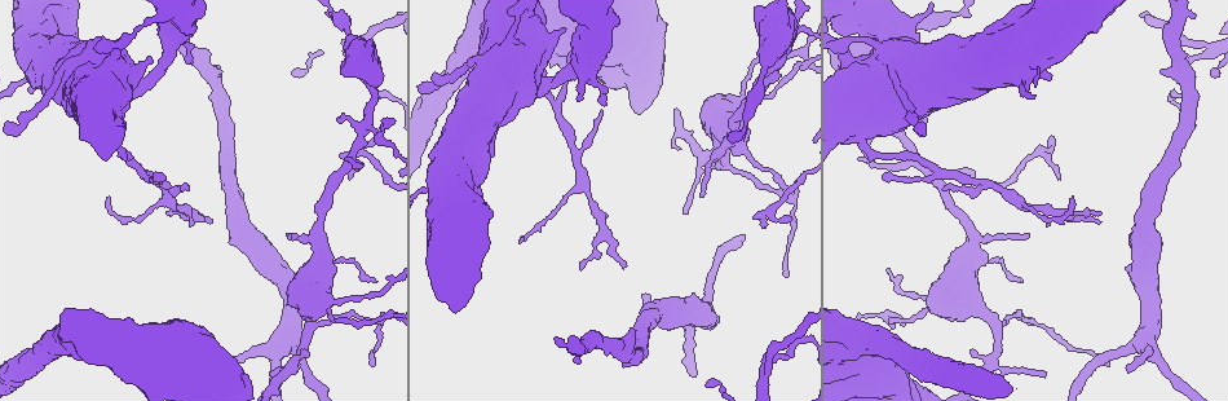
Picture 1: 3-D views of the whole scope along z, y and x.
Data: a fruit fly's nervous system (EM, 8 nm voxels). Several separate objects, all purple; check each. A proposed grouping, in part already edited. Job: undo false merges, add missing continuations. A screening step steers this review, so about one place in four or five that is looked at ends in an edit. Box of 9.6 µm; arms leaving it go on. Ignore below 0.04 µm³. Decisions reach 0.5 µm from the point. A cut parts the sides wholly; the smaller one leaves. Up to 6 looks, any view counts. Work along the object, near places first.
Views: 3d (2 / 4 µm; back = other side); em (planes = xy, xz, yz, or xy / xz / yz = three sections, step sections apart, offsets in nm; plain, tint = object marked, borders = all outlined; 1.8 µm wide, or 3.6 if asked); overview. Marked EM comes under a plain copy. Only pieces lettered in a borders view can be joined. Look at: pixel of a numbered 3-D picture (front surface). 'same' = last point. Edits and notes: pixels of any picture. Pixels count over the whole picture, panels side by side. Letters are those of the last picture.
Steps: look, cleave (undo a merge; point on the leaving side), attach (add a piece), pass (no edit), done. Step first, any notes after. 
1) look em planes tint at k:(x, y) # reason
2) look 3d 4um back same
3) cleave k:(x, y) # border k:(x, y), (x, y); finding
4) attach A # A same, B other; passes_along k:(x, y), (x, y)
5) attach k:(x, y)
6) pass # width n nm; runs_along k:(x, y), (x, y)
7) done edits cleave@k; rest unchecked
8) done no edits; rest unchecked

look 3d 2um at 1:(165, 180) # free end

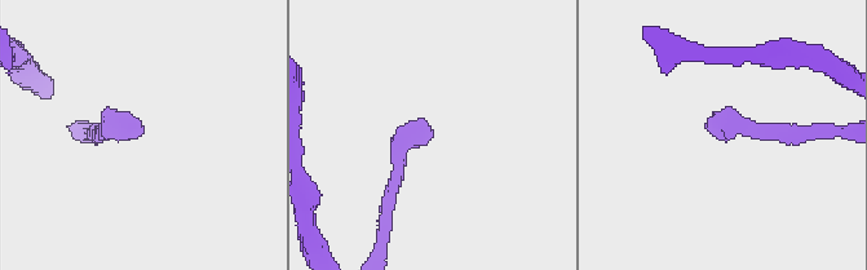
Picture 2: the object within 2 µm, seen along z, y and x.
look em yz step 16 tint at 2:(728, 129) # shape alone is not enough

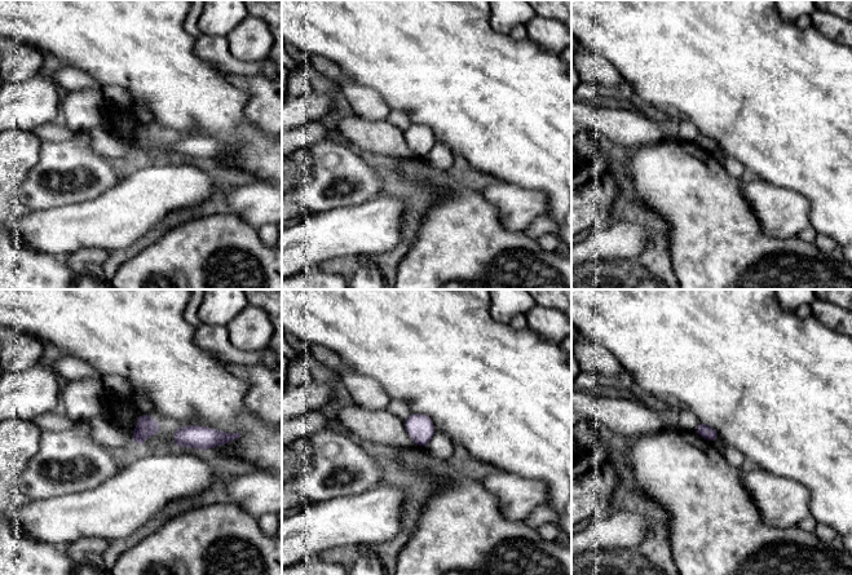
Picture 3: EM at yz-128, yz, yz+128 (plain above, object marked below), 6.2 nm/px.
look em planes borders same

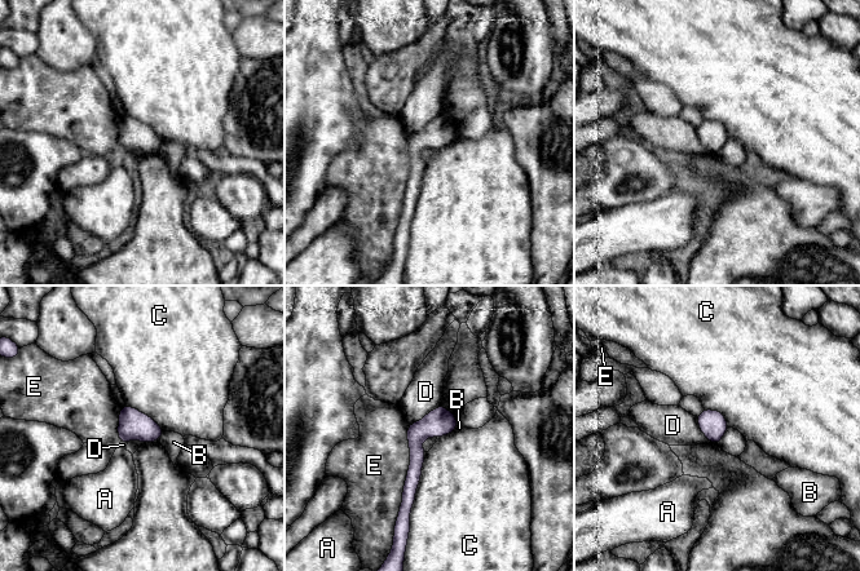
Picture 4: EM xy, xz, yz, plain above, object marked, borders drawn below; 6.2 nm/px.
pass # longest_contact E 550 nm; A other, B other, C other, D other, E other; border 4:(426, 452), (422, 476), (409, 518); no lettered piece goes on from it

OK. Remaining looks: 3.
look em planes tint at 1:(1127, 369) # branch stops here

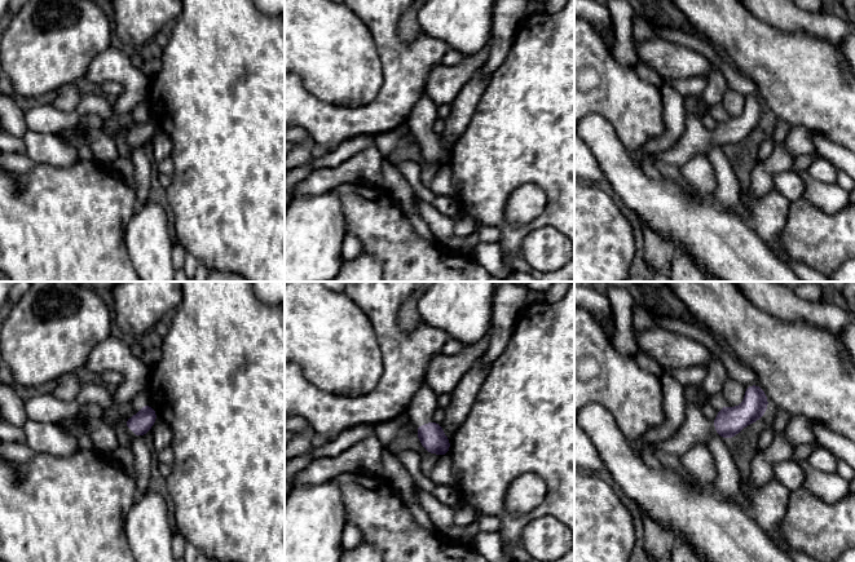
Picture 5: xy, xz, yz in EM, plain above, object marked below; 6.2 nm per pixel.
look em planes borders same

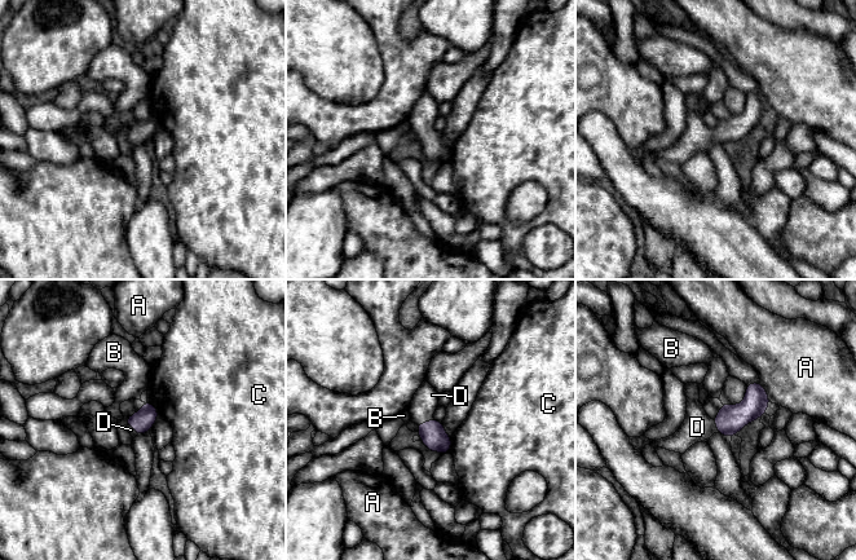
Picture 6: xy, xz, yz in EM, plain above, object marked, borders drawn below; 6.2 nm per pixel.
attach D # longest_contact A 140 nm; A other, B other, C other, D same; passes_along 6:(432, 433), (424, 423), (424, 402); the neuron continues

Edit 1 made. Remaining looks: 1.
done edits attach@6; rest unchecked

